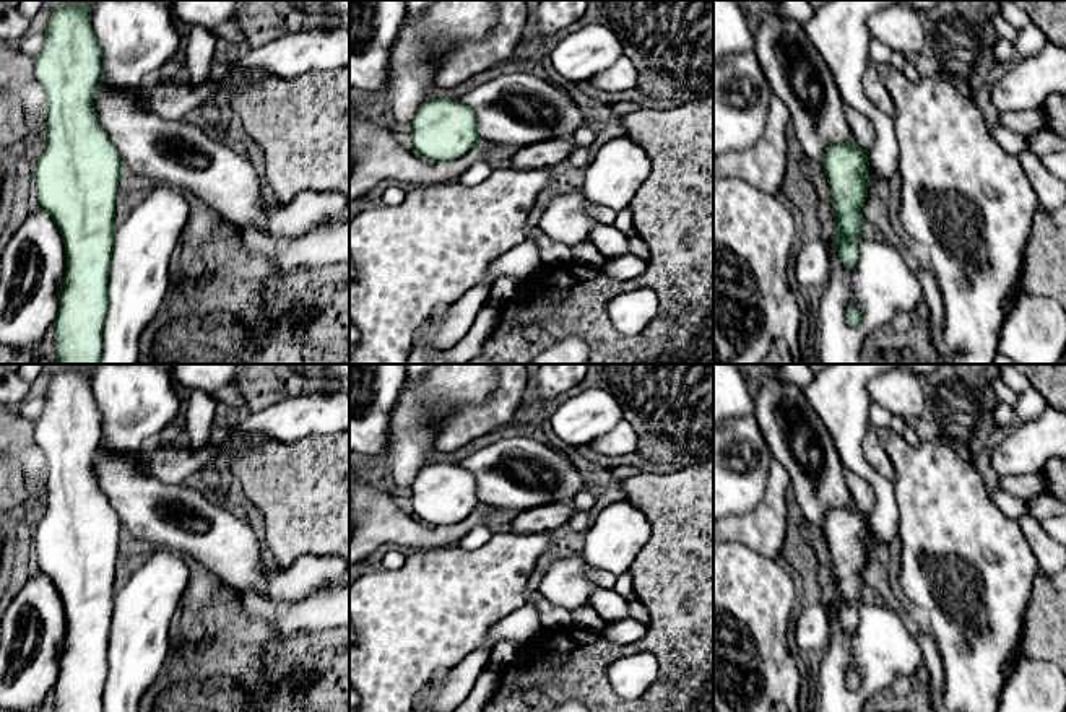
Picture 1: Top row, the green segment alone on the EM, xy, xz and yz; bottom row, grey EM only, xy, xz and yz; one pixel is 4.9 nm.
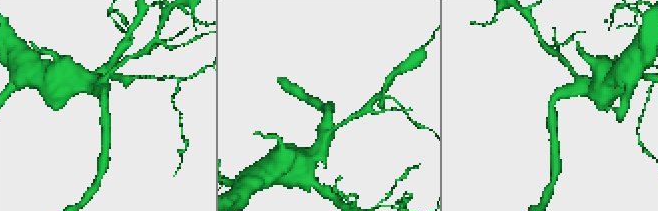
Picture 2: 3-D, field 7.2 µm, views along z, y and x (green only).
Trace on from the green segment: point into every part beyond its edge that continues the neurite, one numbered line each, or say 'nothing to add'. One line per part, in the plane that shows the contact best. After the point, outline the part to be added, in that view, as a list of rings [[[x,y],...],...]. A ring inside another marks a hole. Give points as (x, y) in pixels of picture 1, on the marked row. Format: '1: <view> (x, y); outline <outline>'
nothing to add

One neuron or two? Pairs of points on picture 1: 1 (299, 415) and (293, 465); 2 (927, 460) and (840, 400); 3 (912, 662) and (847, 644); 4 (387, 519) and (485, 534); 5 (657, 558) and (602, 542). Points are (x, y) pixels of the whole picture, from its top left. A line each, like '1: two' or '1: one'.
1: two
2: two
3: one
4: two
5: two

